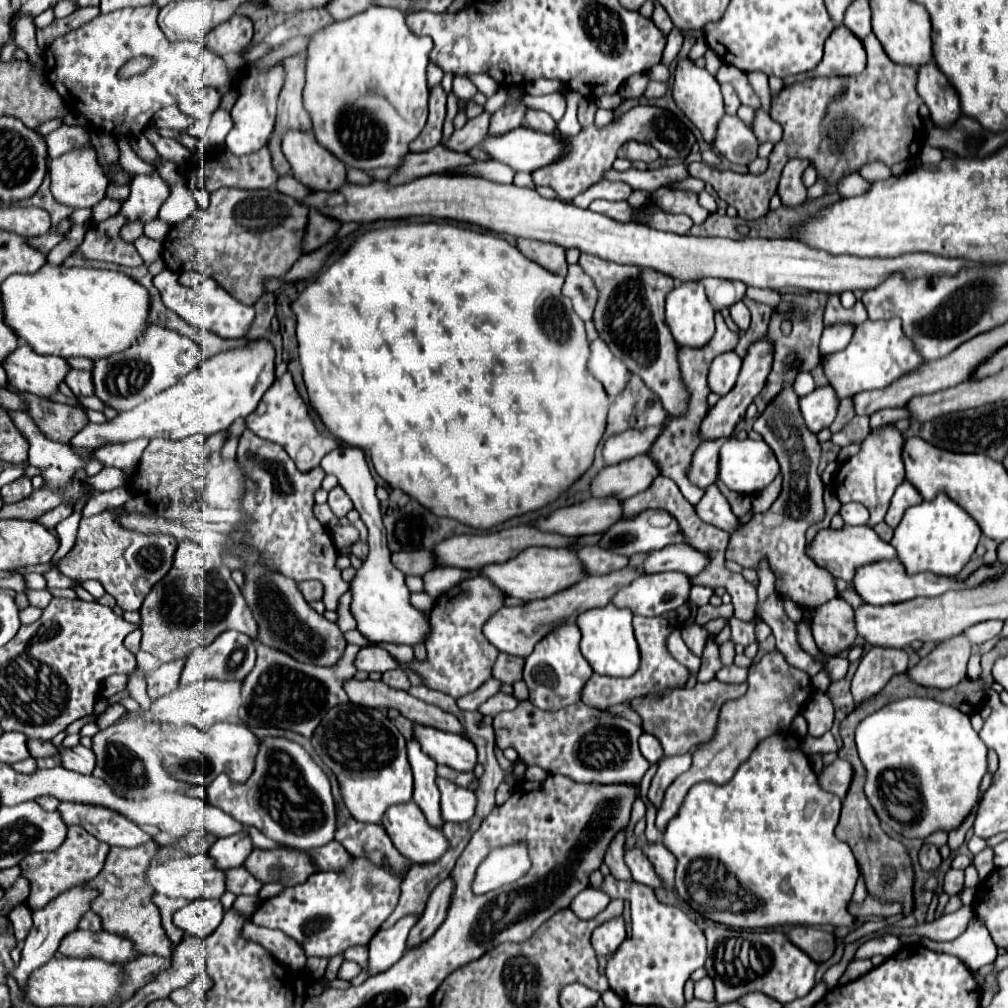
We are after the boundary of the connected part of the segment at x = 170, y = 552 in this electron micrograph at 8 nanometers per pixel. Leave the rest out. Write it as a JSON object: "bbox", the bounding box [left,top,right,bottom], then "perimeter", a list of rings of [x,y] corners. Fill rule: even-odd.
{"bbox":[58,513,178,611],"perimeter":[[[98,513],[80,521],[76,545],[58,563],[58,569],[76,581],[98,579],[122,611],[138,611],[146,593],[150,593],[150,589],[170,571],[176,547],[178,543],[170,535],[134,533],[122,529],[112,513]]]}

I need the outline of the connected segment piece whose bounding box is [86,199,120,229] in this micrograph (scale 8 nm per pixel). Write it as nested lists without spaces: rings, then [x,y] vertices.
[[[104,199],[102,203],[94,205],[94,207],[92,207],[92,215],[90,215],[88,223],[86,223],[86,229],[94,227],[94,223],[106,221],[108,217],[116,215],[116,213],[118,213],[118,209],[120,209],[120,203],[118,203],[118,201],[110,201],[110,199]]]

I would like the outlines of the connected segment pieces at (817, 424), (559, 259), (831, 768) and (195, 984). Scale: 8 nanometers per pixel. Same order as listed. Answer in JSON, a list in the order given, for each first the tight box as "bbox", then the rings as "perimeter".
[{"bbox":[798,385,838,433],"perimeter":[[[830,385],[816,387],[810,395],[800,397],[798,403],[800,403],[800,413],[806,421],[806,427],[812,433],[826,429],[836,417],[838,399],[836,399],[836,393]]]},{"bbox":[516,239,566,277],"perimeter":[[[516,239],[516,247],[532,261],[544,265],[556,275],[566,277],[566,257],[564,249],[554,243],[544,243],[544,241],[534,241],[534,239]]]},{"bbox":[818,759,854,799],"perimeter":[[[836,759],[832,765],[826,765],[822,775],[818,777],[820,787],[838,795],[840,799],[846,797],[846,789],[850,789],[850,777],[854,777],[854,767],[848,761]]]},{"bbox":[186,973,212,997],"perimeter":[[[202,973],[202,975],[198,975],[186,989],[188,989],[190,993],[202,997],[210,987],[212,987],[212,979],[210,979],[210,975],[208,975],[208,973]]]}]

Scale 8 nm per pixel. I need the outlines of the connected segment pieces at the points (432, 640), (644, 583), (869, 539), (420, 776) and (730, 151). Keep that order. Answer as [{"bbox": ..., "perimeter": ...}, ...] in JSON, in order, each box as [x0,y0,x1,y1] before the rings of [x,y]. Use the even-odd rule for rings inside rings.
[{"bbox":[412,577,504,699],"perimeter":[[[484,577],[466,579],[456,585],[454,591],[438,597],[430,613],[432,633],[426,641],[428,659],[424,663],[418,659],[412,663],[412,669],[424,679],[426,687],[458,699],[470,691],[476,691],[492,675],[492,665],[498,657],[498,649],[488,643],[482,633],[482,625],[494,611],[502,607],[502,599],[504,595],[500,589],[496,589]]]},{"bbox":[612,571,690,617],"perimeter":[[[668,571],[654,575],[640,575],[632,583],[618,589],[612,597],[616,607],[626,607],[634,615],[658,617],[666,611],[678,609],[688,601],[690,593],[688,575]]]},{"bbox":[806,525,896,581],"perimeter":[[[860,525],[860,527],[842,527],[840,531],[834,529],[824,529],[816,535],[816,539],[812,541],[812,545],[806,549],[810,559],[814,559],[820,567],[824,567],[826,571],[830,571],[834,577],[844,579],[844,581],[852,581],[854,573],[858,571],[858,567],[862,565],[870,565],[874,561],[882,561],[882,559],[894,559],[896,557],[896,549],[882,541],[876,531],[872,527]]]},{"bbox":[406,737,442,827],"perimeter":[[[412,737],[406,743],[408,749],[408,761],[412,765],[414,773],[414,803],[422,809],[426,819],[432,825],[442,827],[442,817],[440,817],[440,793],[436,787],[436,761],[428,757],[418,741]]]},{"bbox":[714,115,758,165],"perimeter":[[[724,115],[714,139],[714,149],[732,163],[750,165],[758,157],[758,139],[736,115]]]}]

